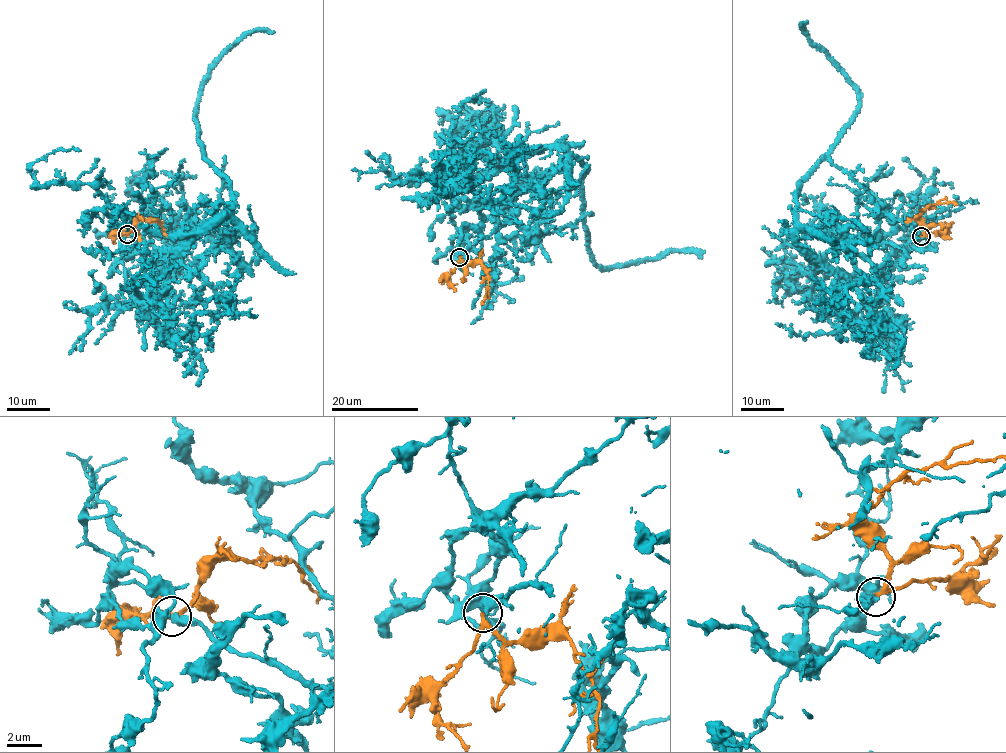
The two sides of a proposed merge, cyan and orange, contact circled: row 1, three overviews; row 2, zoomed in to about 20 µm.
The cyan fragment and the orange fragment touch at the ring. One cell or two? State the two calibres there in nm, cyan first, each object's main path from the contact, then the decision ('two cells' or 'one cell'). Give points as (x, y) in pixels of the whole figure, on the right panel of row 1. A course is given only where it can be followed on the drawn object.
500/200 nm | cyan via (921, 236), (889, 253), (797, 231), (808, 257), (820, 266), (826, 257), (785, 268), (789, 290), (763, 248) | orange via (921, 236), (924, 227), (918, 216), (924, 208), (937, 203), (956, 203) | one cell

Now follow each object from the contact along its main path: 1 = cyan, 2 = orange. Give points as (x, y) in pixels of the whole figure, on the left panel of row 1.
1: (127, 234), (166, 254), (227, 218), (174, 238), (89, 184), (40, 186), (30, 171), (81, 151)
2: (127, 234), (139, 219), (152, 219), (160, 223), (166, 235)

